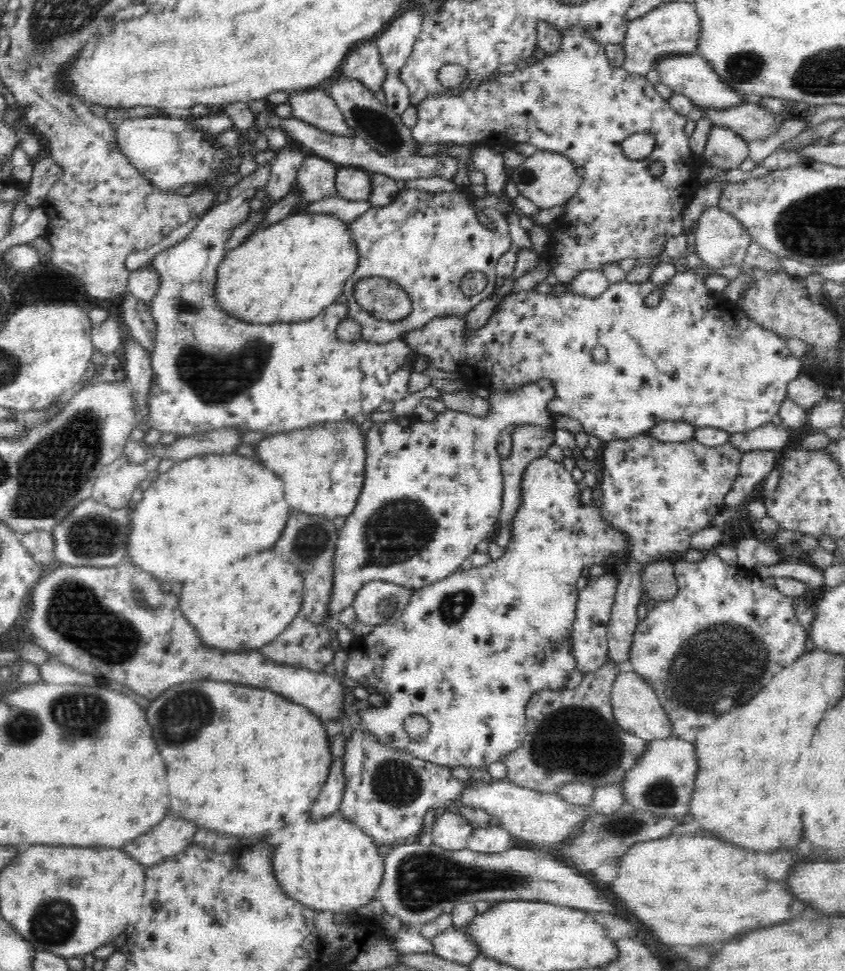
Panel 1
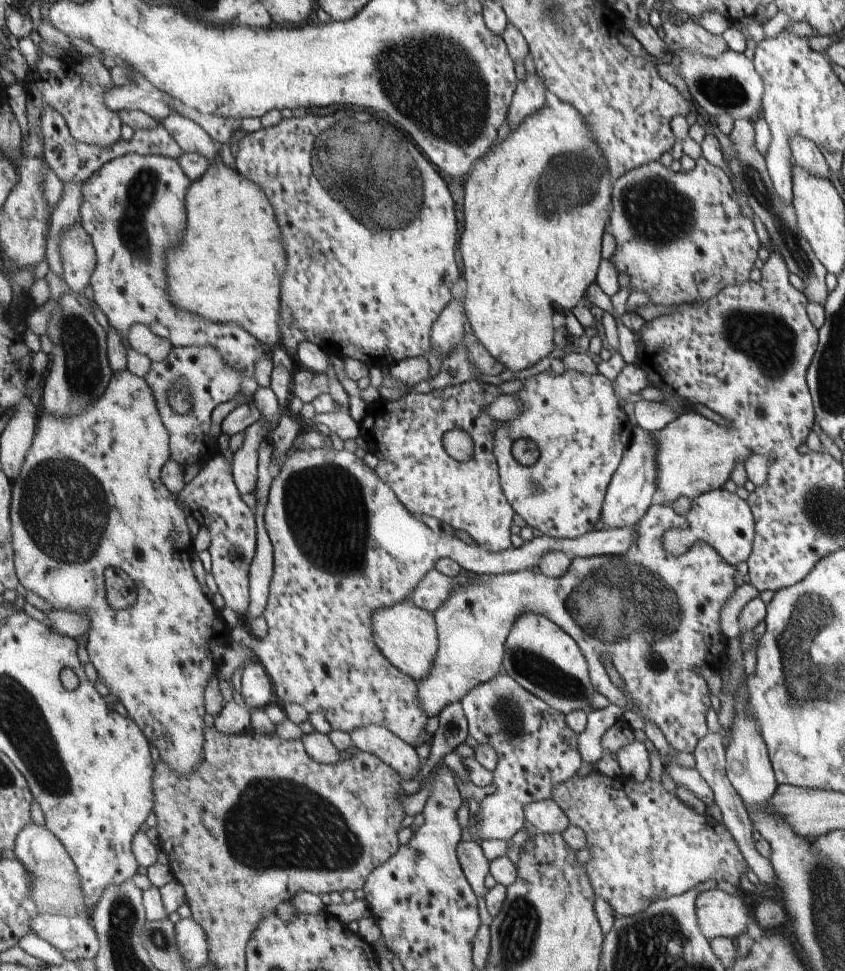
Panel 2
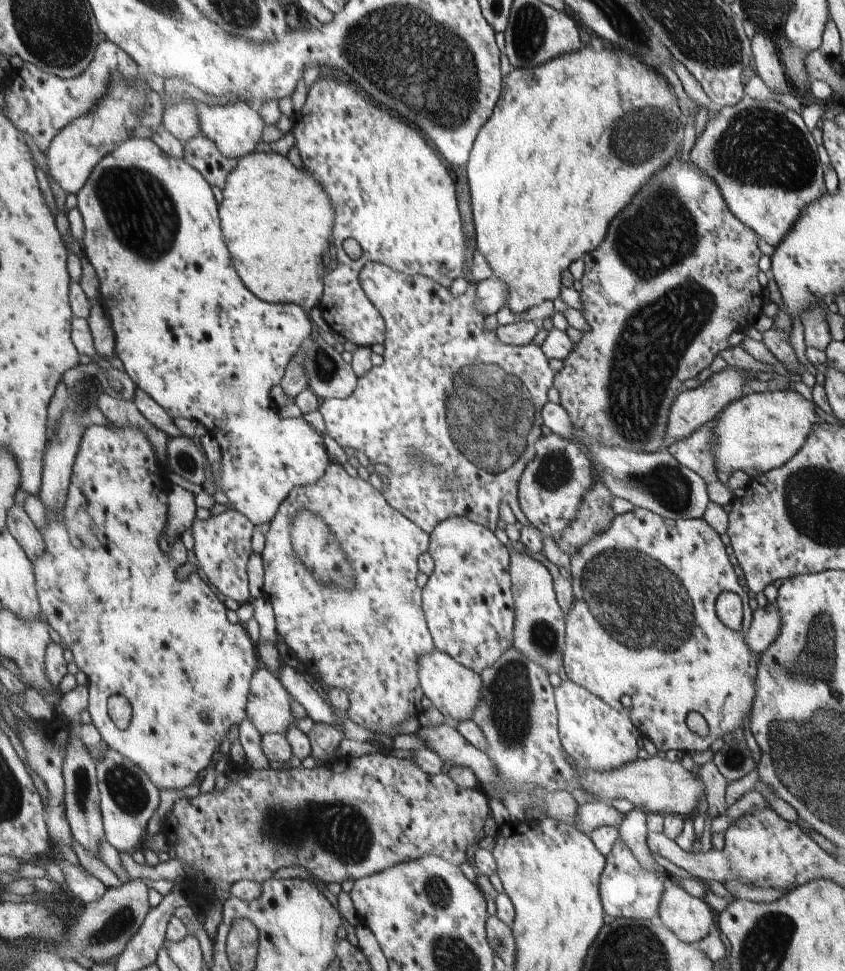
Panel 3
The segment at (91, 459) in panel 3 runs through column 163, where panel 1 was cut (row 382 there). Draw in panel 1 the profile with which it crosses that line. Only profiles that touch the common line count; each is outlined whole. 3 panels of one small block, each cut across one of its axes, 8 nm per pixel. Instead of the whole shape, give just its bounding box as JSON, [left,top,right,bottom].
[402,272,804,443]

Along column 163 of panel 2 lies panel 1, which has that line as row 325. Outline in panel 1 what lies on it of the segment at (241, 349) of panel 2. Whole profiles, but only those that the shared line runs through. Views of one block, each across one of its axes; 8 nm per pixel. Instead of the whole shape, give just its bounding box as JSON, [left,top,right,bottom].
[146,165,414,437]

